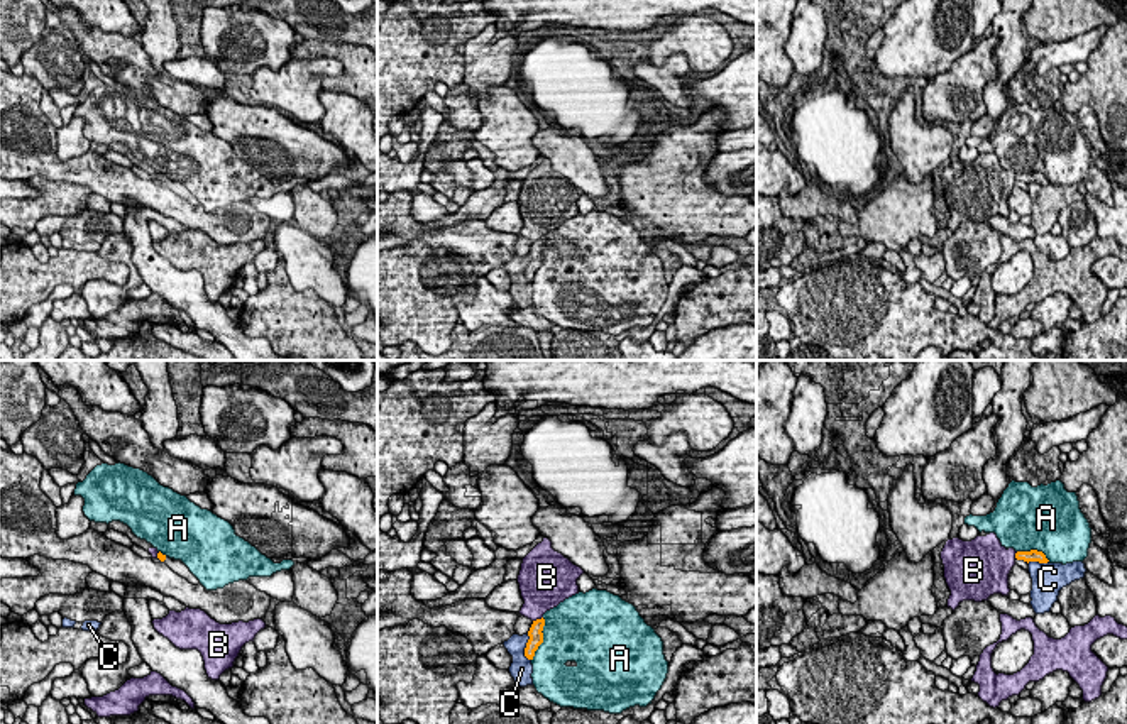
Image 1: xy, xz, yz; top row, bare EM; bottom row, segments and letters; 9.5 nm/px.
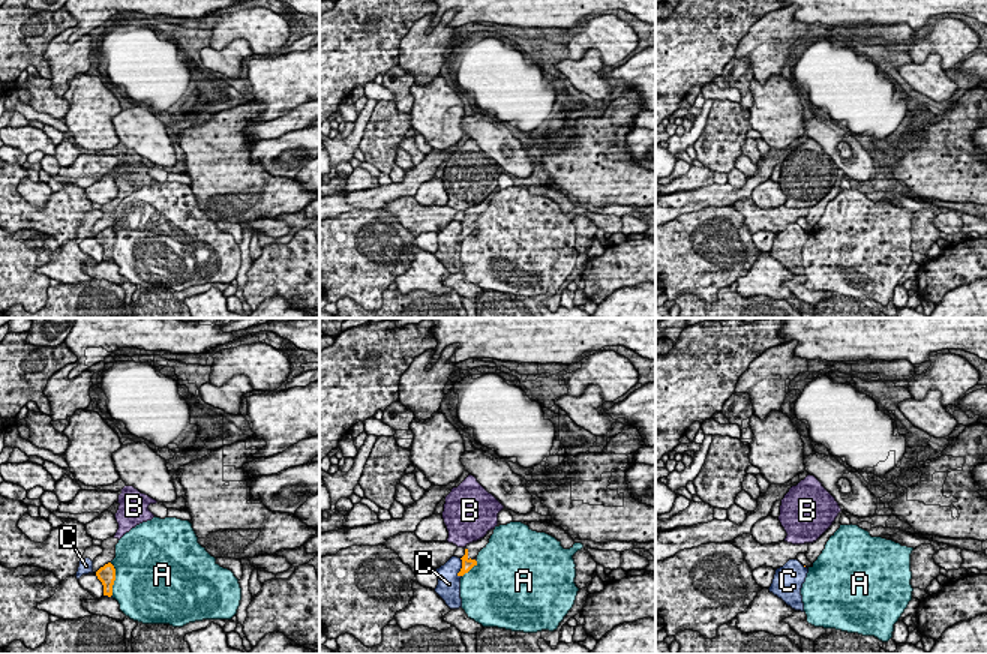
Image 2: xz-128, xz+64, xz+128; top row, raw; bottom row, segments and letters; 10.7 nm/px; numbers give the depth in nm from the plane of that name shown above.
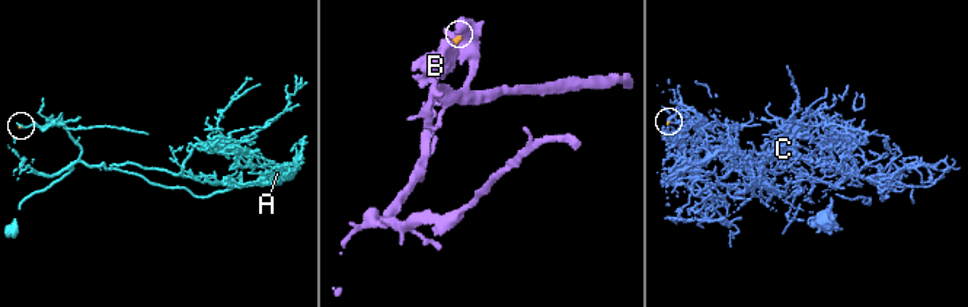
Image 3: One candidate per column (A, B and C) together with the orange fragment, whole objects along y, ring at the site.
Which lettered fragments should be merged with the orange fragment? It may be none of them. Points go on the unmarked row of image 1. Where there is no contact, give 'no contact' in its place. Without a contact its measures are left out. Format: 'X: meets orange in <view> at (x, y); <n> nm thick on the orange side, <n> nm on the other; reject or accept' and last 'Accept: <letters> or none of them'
A: meets orange in xz at (542, 261); 130 nm thick on the orange side, 480 nm on the other; reject
B: meets orange in xz at (537, 241); 130 nm thick on the orange side, 340 nm on the other; reject
C: meets orange in xz at (527, 268); 130 nm thick on the orange side, 220 nm on the other; reject
Accept: none of them

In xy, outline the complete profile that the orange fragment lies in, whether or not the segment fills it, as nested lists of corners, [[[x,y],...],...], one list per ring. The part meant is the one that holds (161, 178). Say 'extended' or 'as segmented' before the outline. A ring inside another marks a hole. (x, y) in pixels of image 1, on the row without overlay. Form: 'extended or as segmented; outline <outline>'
extended; outline [[[161,173],[157,174],[157,179],[164,183],[174,195],[186,200],[190,205],[193,206],[200,205],[200,201],[190,193],[190,189],[181,181],[169,179]]]

